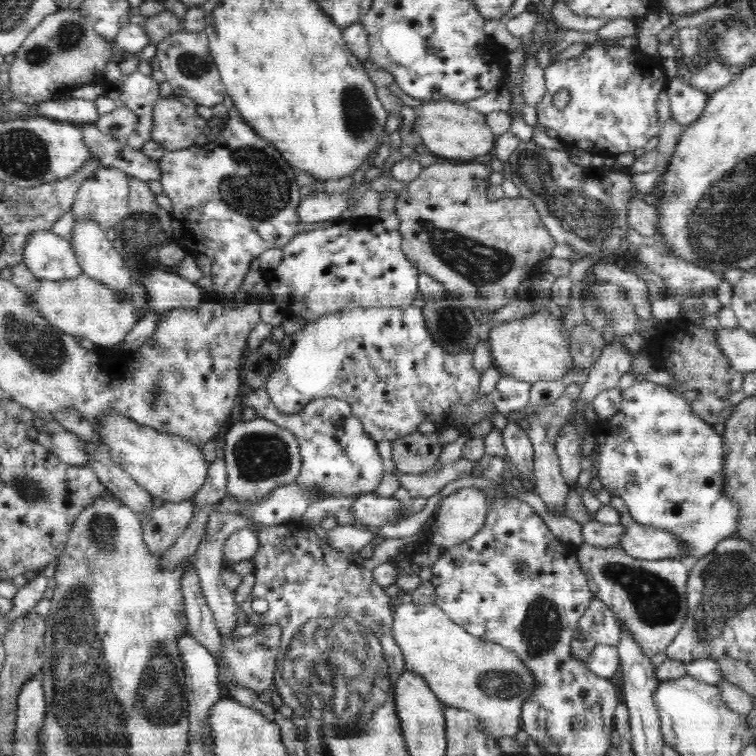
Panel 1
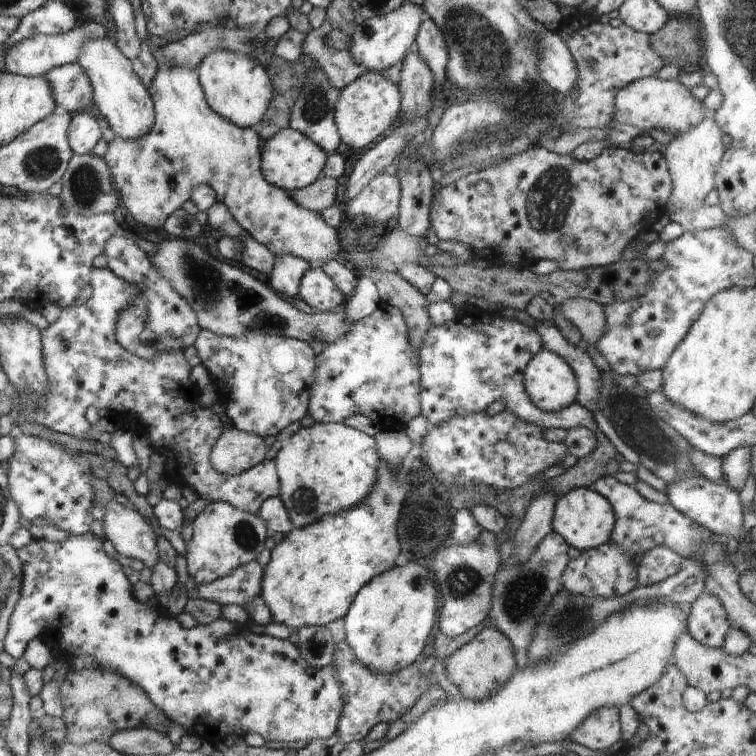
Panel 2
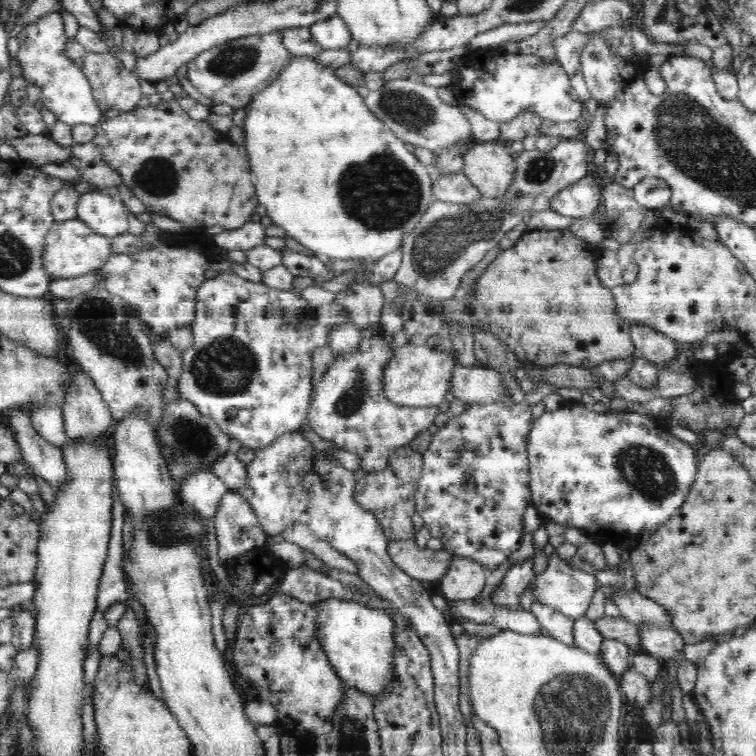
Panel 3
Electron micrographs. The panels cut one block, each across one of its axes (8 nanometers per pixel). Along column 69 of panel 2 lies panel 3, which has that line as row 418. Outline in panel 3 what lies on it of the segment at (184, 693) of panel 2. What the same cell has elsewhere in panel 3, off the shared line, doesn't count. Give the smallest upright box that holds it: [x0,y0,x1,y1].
[527,404,699,543]

